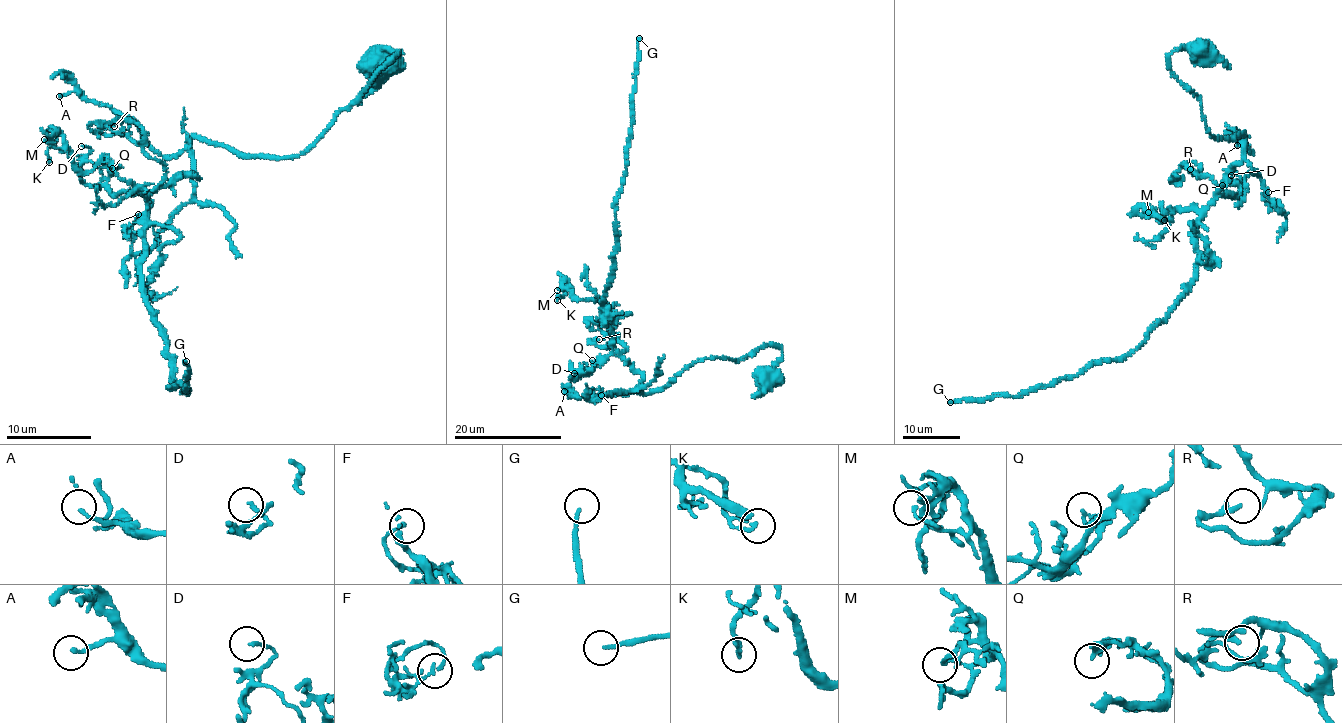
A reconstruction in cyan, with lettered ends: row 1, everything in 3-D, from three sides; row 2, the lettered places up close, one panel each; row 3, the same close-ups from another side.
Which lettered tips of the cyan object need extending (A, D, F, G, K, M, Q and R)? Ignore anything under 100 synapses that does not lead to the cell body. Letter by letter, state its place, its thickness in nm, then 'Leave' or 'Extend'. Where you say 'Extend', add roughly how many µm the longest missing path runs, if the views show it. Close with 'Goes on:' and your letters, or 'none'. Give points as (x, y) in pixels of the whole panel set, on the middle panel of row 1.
A: Place: (564, 391). Thickness 160 nm. Leave
D: Place: (574, 373). Thickness 140 nm. Leave
F: Place: (601, 395). Thickness 120 nm. Leave
G: Place: (639, 38). Thickness 140 nm. Extend. Missing length about 250 µm
K: Place: (557, 300). Thickness 200 nm. Leave
M: Place: (557, 290). Thickness 130 nm. Leave
Q: Place: (592, 360). Thickness 190 nm. Leave
R: Place: (599, 339). Thickness 160 nm. Leave
Goes on: G

